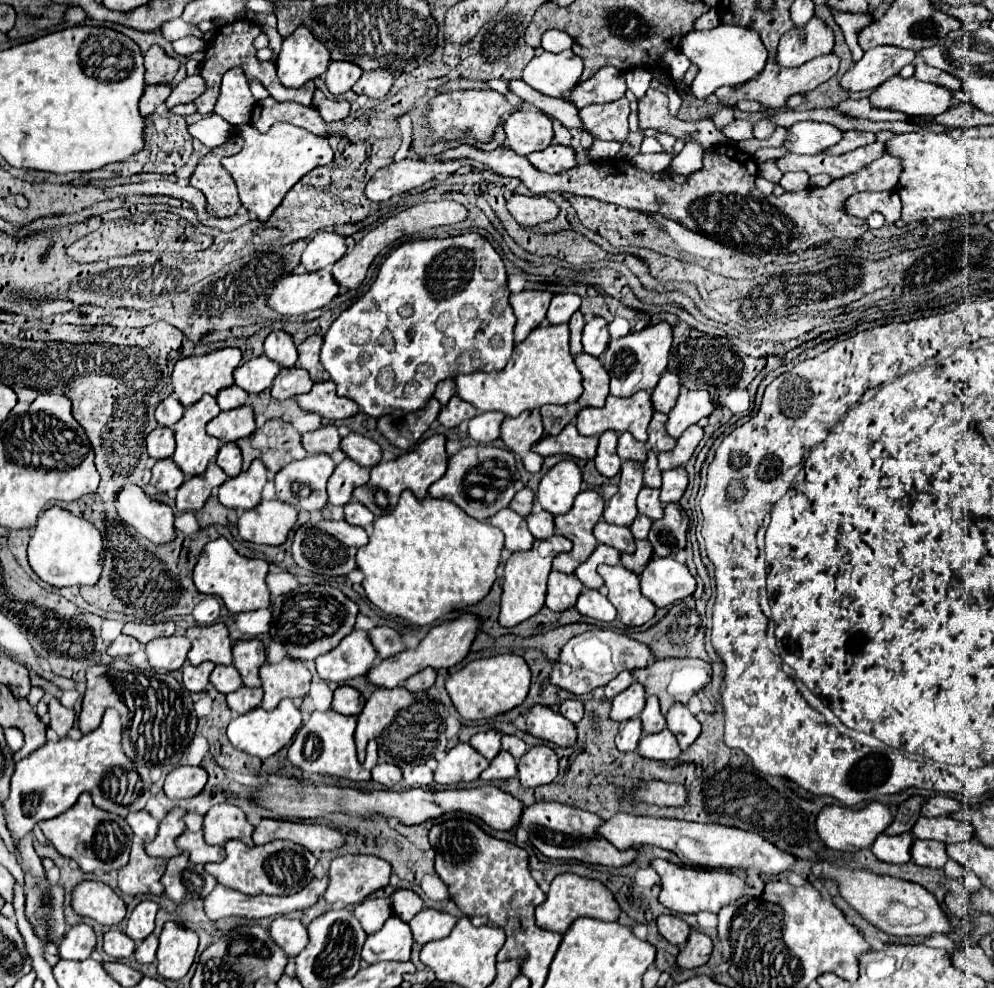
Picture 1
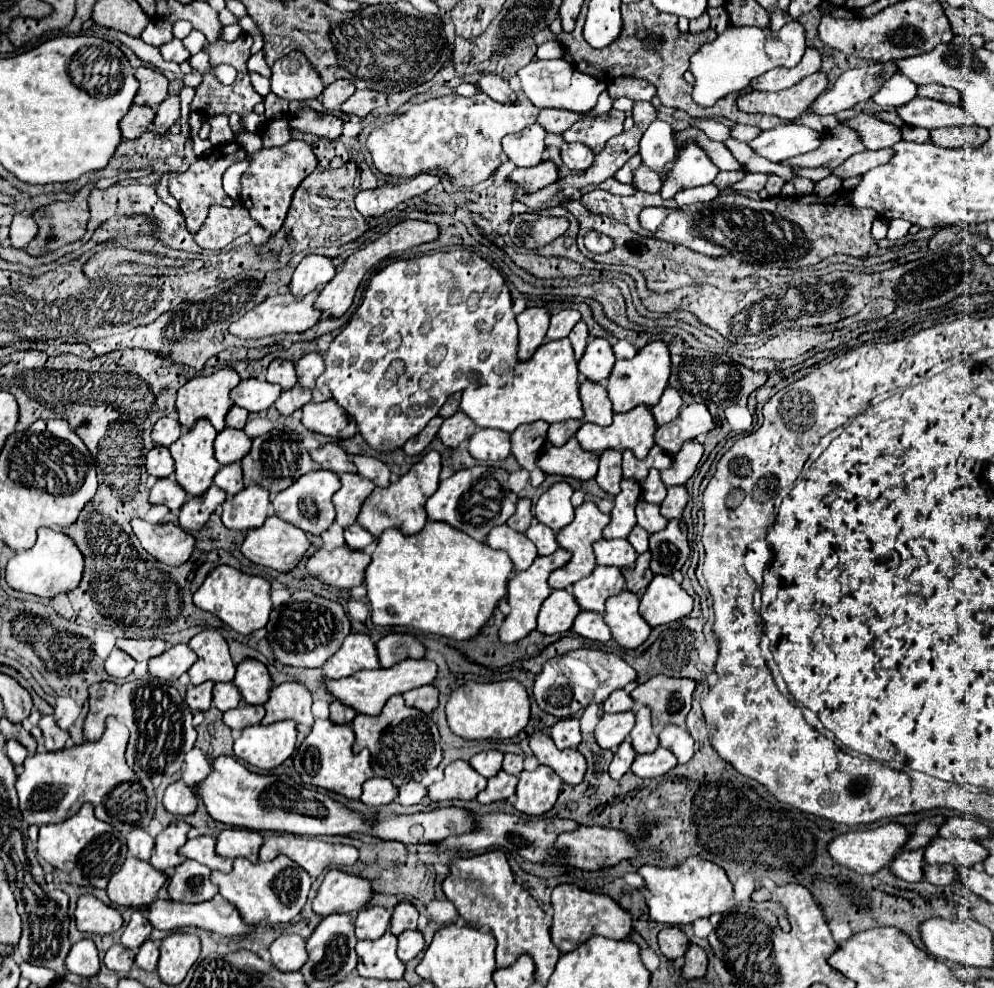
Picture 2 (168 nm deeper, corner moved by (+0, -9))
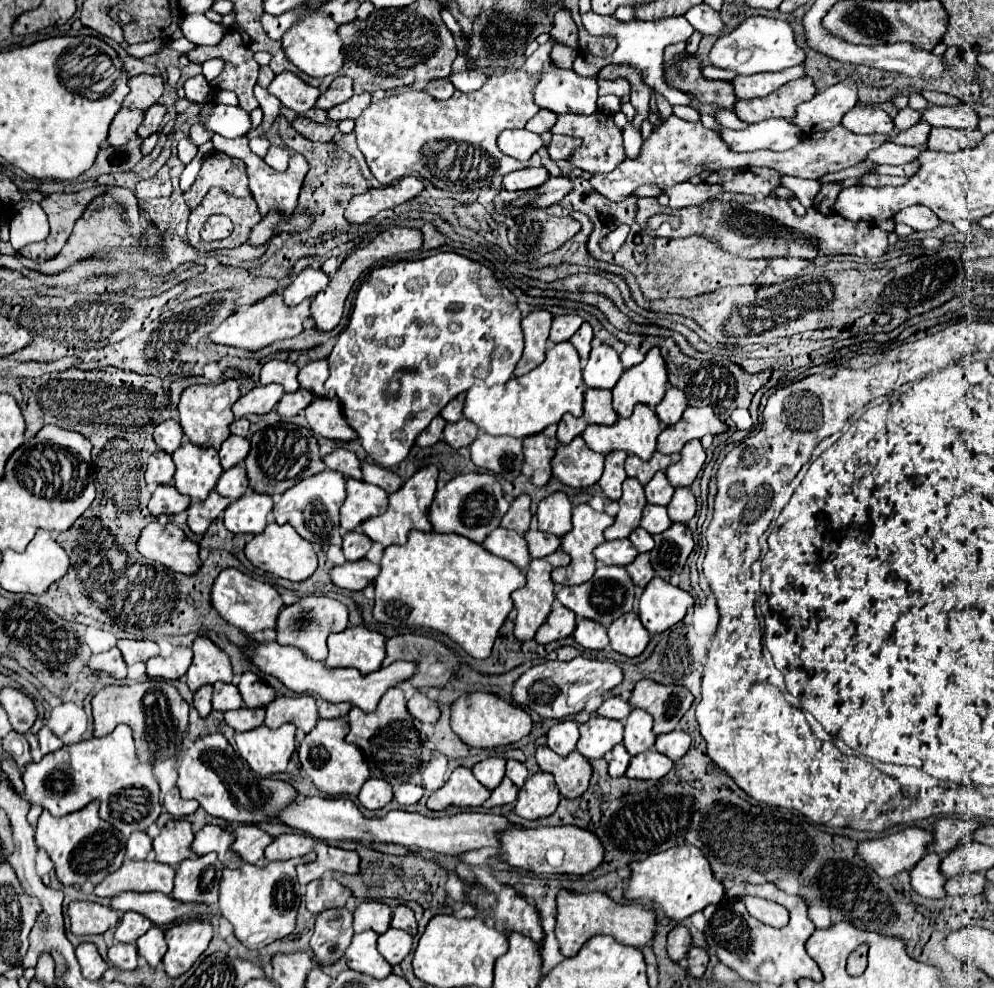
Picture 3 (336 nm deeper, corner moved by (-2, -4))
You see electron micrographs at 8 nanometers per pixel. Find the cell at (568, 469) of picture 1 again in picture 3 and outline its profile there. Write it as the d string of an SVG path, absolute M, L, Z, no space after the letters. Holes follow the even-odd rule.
M553 492L539 502L537 508L539 530L551 532L555 536L563 536L571 530L571 502L567 494Z

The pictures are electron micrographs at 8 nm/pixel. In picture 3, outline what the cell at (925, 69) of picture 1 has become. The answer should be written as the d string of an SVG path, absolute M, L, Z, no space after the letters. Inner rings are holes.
M925 90L923 96L925 96L925 100L929 104L937 104L937 106L953 106L953 104L959 102L955 96L943 94L943 92L935 92L935 90Z

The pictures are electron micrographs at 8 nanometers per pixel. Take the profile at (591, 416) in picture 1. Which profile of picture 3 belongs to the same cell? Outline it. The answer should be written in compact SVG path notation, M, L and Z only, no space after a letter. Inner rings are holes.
M637 404L633 414L629 418L619 418L615 424L611 426L601 426L601 424L589 424L585 430L583 430L583 440L585 444L599 452L599 454L609 454L613 450L623 450L623 452L629 452L629 454L637 454L641 460L649 460L655 452L655 444L657 444L657 436L661 434L663 426L655 414L655 410L647 404Z

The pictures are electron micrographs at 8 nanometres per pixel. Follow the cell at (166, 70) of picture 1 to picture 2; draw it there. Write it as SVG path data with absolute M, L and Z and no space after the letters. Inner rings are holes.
M139 67L139 69L135 69L135 77L139 81L139 91L137 91L133 103L157 107L161 101L165 101L169 81L163 73L149 69L149 67Z

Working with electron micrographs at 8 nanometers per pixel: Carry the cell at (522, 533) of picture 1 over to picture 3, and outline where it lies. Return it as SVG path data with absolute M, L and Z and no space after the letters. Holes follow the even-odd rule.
M495 528L483 542L483 546L501 558L511 560L515 566L519 566L521 570L531 562L531 554L527 548L527 542L521 534L517 534L515 530L509 528Z

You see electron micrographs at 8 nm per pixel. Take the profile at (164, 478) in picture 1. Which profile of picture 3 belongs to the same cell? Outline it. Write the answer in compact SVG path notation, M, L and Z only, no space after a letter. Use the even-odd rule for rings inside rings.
M167 484L167 486L157 486L157 490L153 492L153 496L149 500L149 510L153 516L177 514L177 512L185 510L189 504L191 504L189 496L183 496L181 492L175 490L175 486Z

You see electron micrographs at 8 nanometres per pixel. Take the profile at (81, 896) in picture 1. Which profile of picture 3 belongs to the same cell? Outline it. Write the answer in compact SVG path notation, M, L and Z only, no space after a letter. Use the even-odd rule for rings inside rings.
M71 902L69 904L71 932L77 936L83 934L103 934L105 930L117 924L117 914L97 902Z

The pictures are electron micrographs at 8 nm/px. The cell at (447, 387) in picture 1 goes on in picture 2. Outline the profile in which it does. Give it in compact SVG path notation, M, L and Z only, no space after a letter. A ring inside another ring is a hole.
M453 393L453 397L449 397L449 401L445 401L445 405L441 407L441 417L447 419L451 415L455 415L459 411L459 401L461 401L461 393Z

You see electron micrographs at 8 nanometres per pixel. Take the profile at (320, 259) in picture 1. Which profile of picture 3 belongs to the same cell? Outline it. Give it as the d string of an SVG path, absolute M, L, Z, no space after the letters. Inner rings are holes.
M303 268L295 280L283 290L283 298L289 306L299 304L305 298L317 296L321 290L325 290L329 284L329 276L321 268Z

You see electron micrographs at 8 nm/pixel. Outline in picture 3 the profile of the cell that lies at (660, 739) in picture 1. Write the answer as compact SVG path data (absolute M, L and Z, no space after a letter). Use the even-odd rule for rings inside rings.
M651 748L651 750L641 752L639 756L631 758L631 764L629 764L625 776L639 778L639 780L659 780L671 768L673 768L673 762L667 756L663 756L661 752L657 752L655 748Z

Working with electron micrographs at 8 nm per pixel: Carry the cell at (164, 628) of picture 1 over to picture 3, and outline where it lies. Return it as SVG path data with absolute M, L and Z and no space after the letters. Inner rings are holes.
M117 640L117 648L129 666L159 654L159 646L153 640Z

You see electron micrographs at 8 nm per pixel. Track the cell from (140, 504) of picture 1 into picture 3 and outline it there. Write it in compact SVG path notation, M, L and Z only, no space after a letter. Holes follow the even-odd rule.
M157 520L143 528L137 542L137 550L143 558L159 562L175 572L195 574L201 566L197 542L189 540L181 528L179 534L169 532Z

